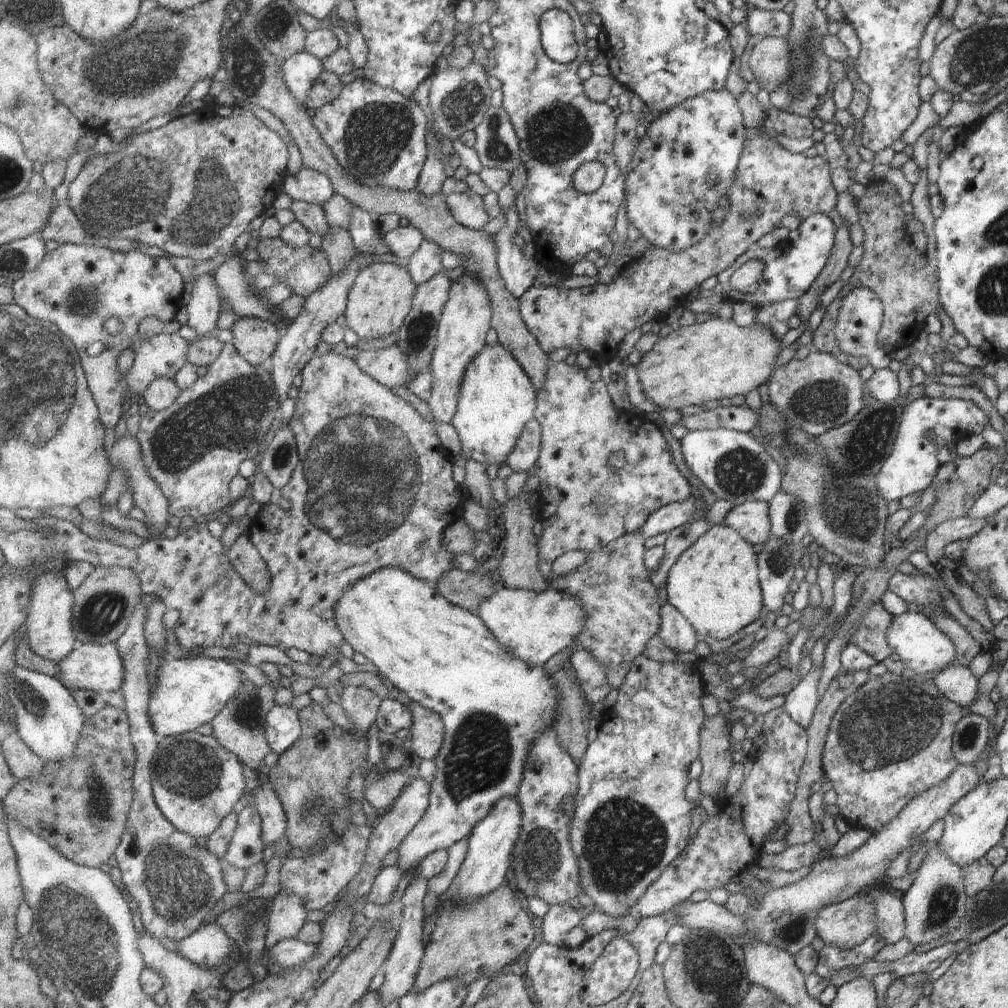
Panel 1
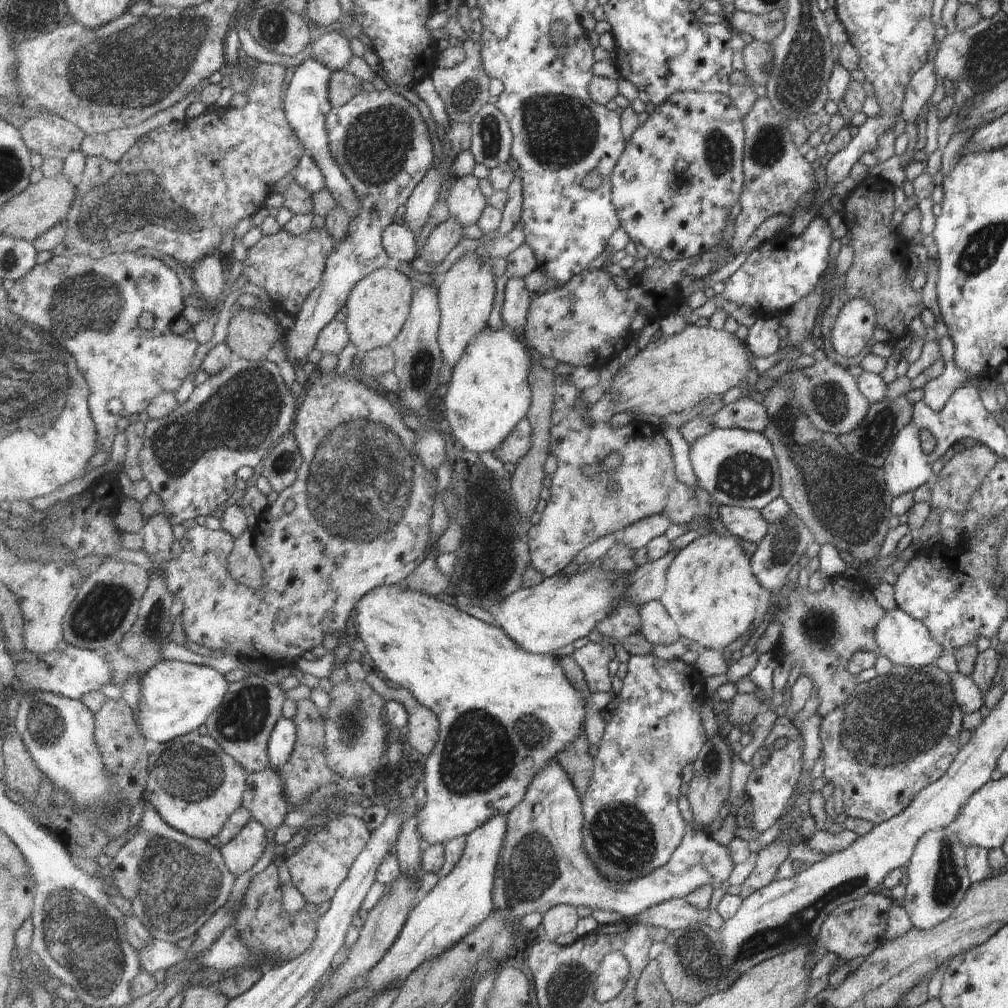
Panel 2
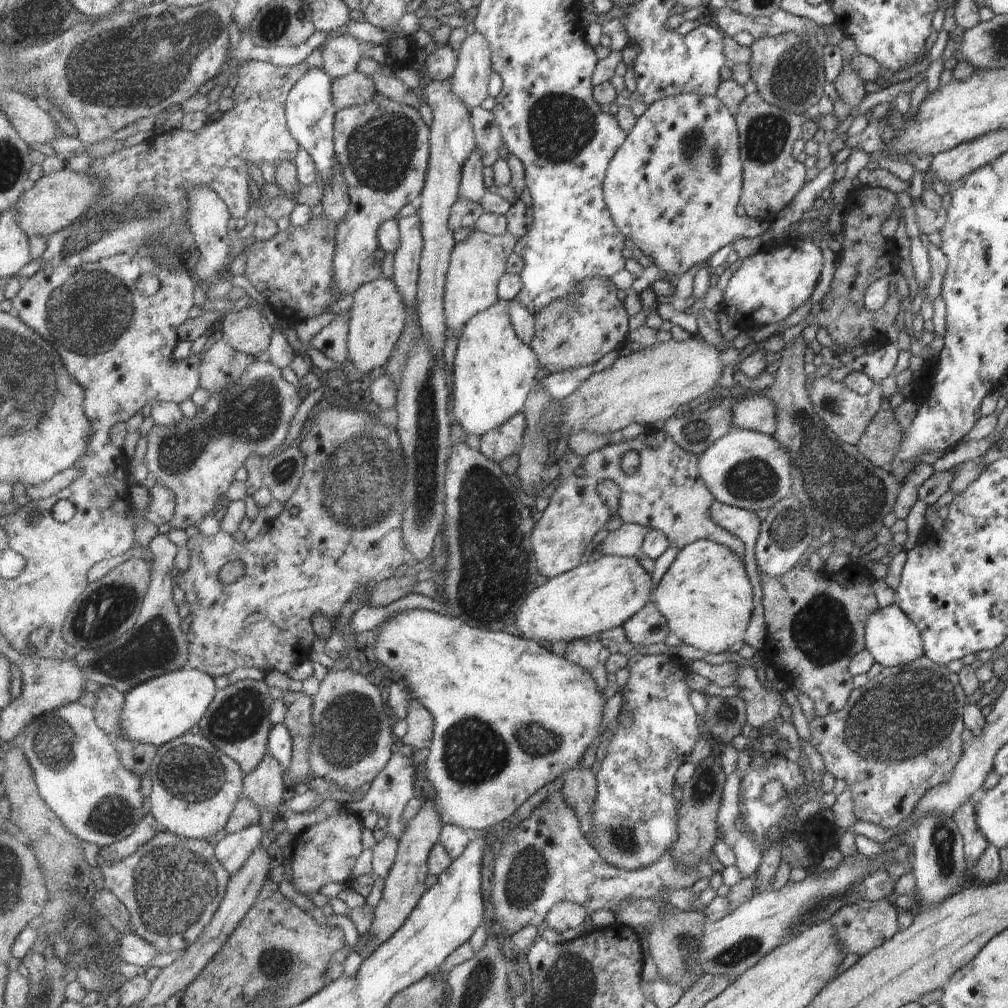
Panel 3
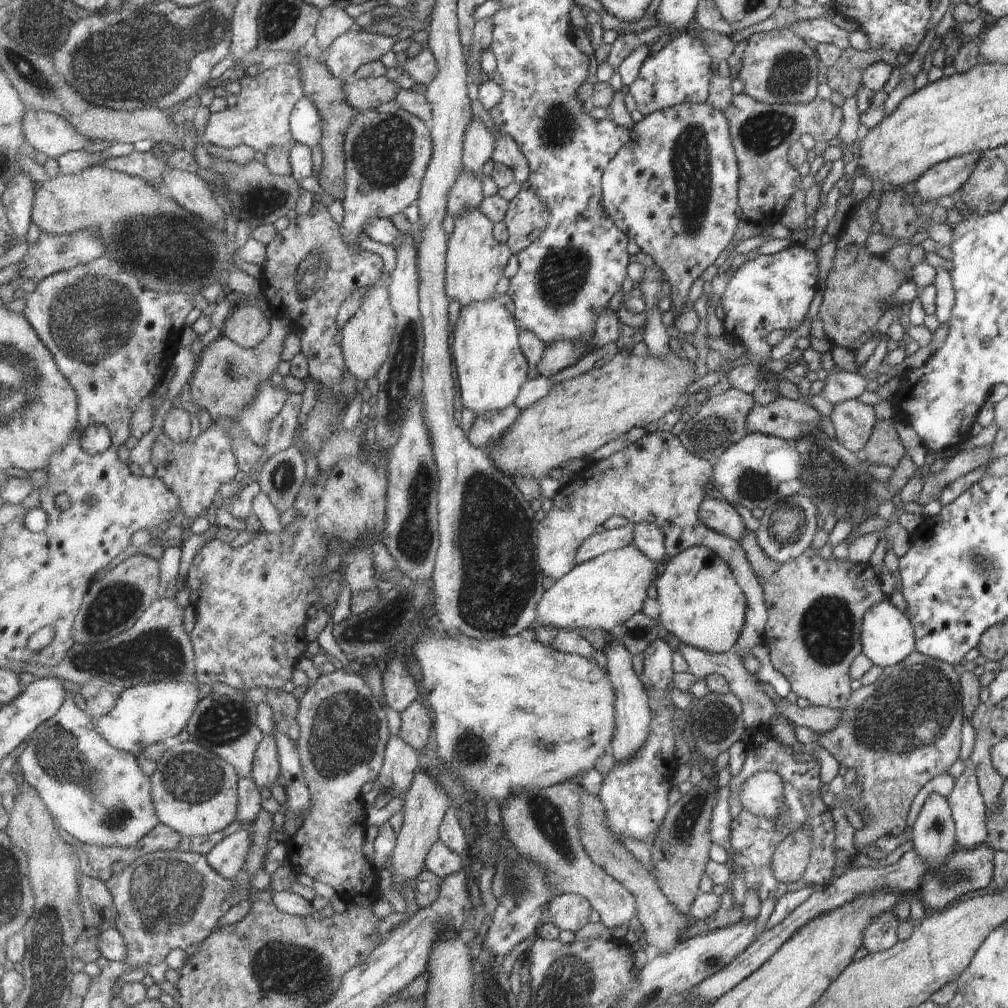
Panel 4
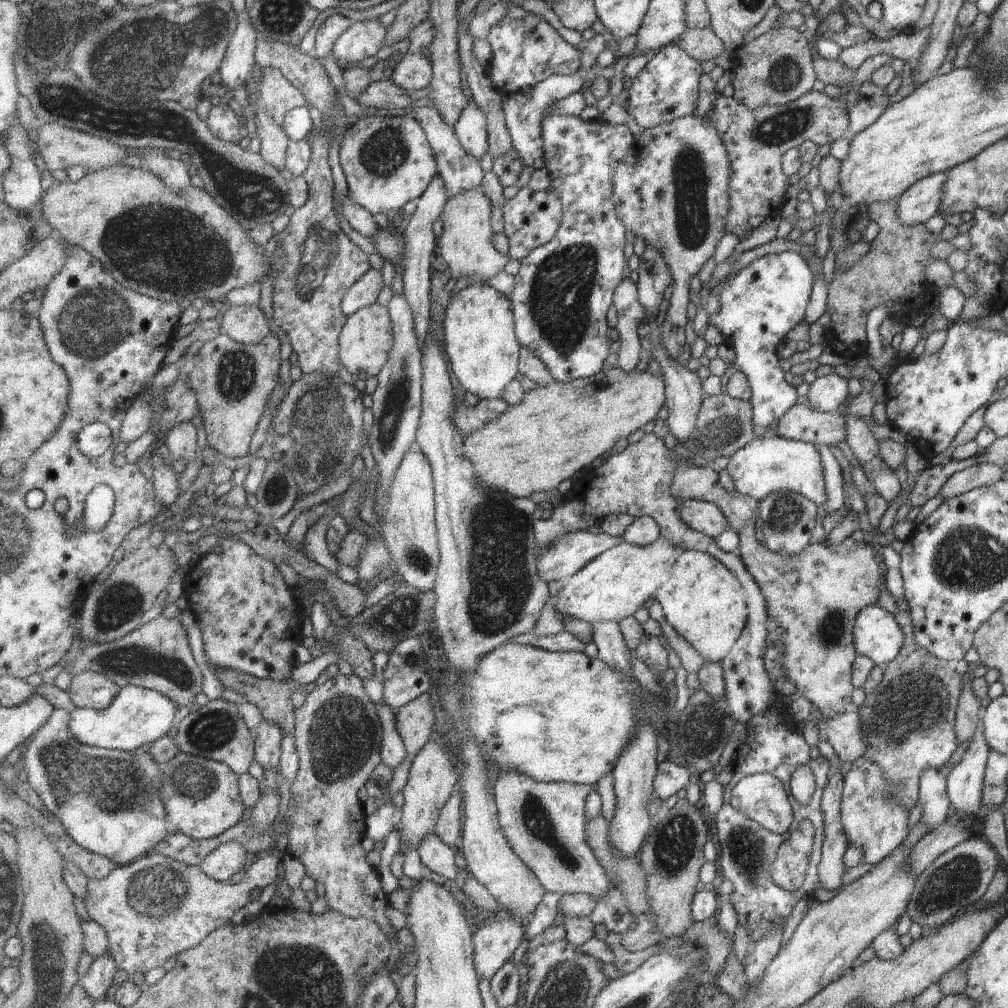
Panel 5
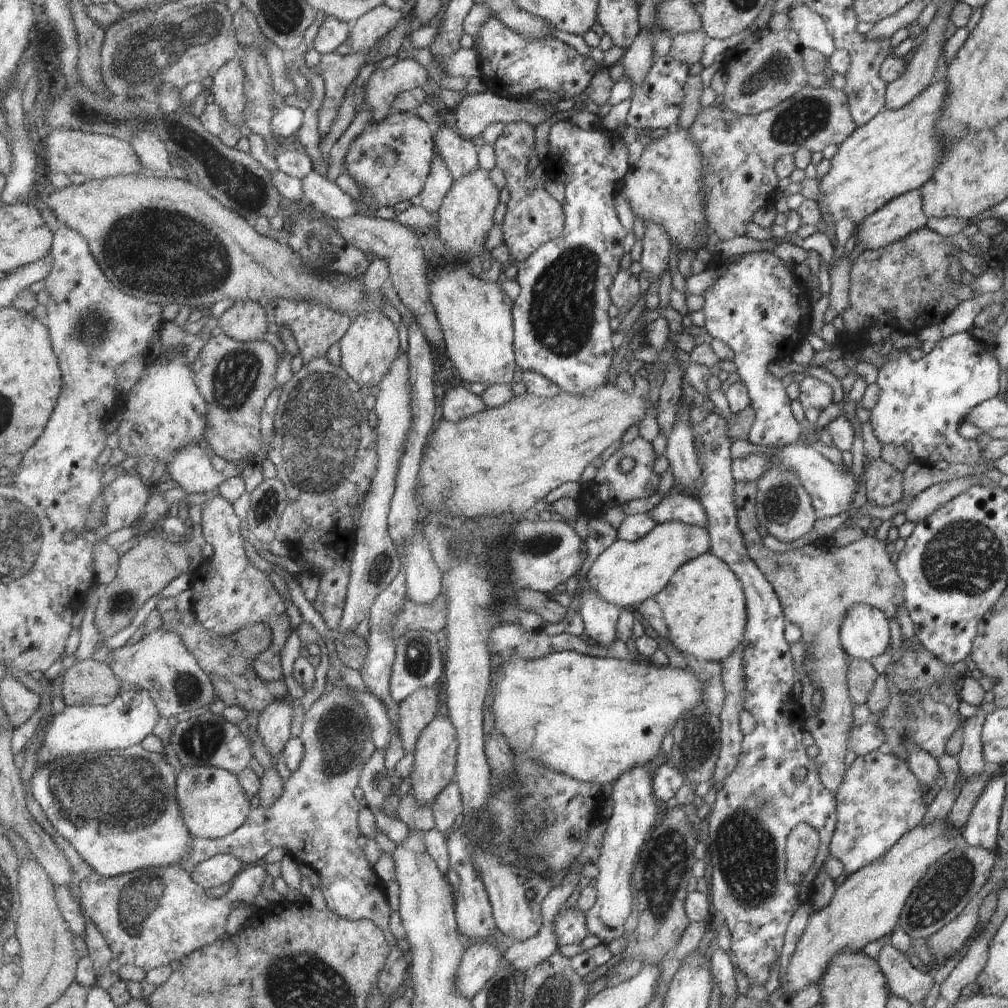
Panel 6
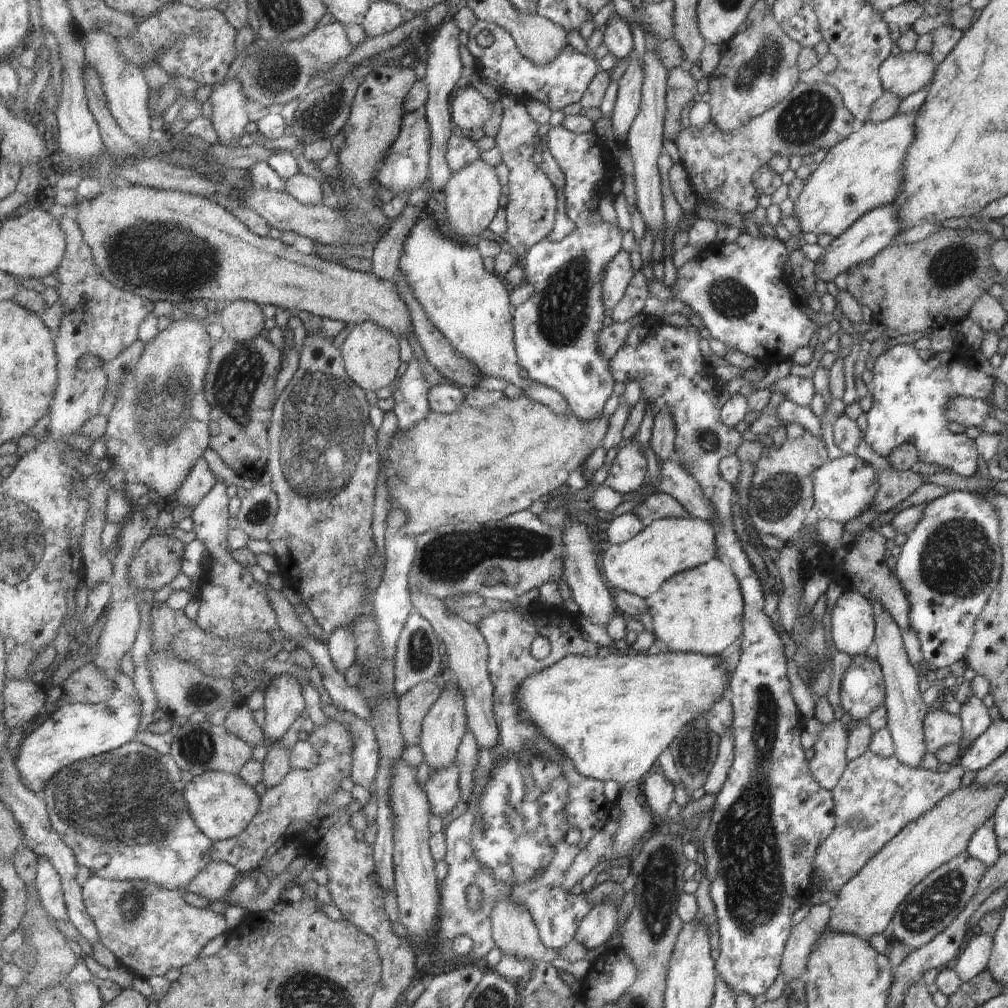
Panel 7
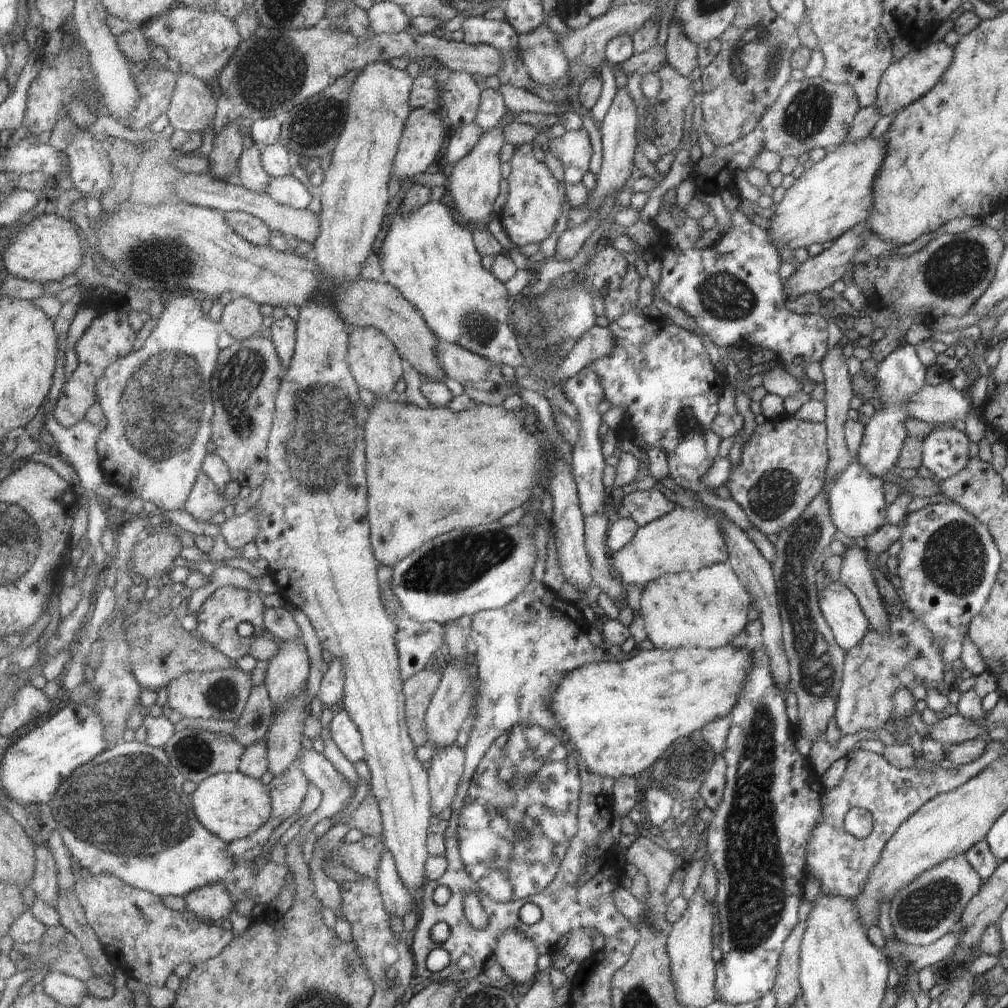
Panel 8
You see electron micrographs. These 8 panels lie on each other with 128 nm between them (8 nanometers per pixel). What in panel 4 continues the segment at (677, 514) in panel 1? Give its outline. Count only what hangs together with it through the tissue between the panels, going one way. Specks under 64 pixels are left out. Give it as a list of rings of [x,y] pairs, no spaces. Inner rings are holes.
[[[631,524],[592,534],[584,543],[581,543],[580,550],[576,552],[576,564],[583,564],[606,552],[628,546],[634,546],[634,530]]]

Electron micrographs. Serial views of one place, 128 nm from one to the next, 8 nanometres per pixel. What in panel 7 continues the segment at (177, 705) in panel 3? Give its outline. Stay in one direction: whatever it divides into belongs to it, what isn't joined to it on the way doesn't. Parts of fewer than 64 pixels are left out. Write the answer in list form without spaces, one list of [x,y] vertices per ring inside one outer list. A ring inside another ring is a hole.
[[[117,689],[107,702],[65,703],[19,745],[15,762],[23,784],[35,794],[40,793],[64,768],[133,741],[141,724],[143,708],[139,702]]]

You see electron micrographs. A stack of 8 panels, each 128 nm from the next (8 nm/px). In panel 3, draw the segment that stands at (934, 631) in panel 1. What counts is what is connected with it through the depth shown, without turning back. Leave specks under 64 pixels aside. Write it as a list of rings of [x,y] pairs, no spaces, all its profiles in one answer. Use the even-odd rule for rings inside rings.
[[[895,604],[878,608],[866,619],[864,642],[864,650],[867,650],[874,663],[879,664],[882,668],[911,664],[913,660],[923,656],[923,642],[919,630]]]

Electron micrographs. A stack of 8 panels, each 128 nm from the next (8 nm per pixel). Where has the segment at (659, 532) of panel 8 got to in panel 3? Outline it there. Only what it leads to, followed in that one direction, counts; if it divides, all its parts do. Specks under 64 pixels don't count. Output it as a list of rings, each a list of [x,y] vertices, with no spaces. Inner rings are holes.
[[[598,555],[589,561],[577,566],[570,572],[561,574],[556,578],[549,579],[547,583],[539,588],[535,588],[529,599],[515,616],[515,627],[521,632],[520,637],[523,640],[541,642],[543,640],[553,644],[557,641],[564,641],[567,644],[581,638],[589,638],[593,634],[601,635],[603,632],[611,631],[615,628],[624,627],[633,616],[637,615],[650,604],[653,590],[653,578],[651,573],[647,572],[637,557],[621,557],[615,555]]]

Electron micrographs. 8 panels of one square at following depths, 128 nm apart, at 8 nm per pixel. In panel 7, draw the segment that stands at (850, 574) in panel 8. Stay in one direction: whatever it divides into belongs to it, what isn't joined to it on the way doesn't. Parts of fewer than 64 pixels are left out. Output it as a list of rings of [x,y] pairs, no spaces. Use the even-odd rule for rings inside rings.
[[[869,602],[872,610],[872,617],[874,622],[873,642],[875,642],[875,659],[880,666],[880,671],[884,686],[884,709],[886,710],[886,729],[889,731],[892,743],[894,746],[894,755],[897,760],[906,764],[909,768],[916,769],[919,767],[919,762],[923,758],[926,749],[925,734],[922,732],[922,718],[926,715],[926,706],[919,694],[919,678],[915,675],[913,668],[909,665],[909,661],[903,649],[903,641],[901,640],[901,633],[899,627],[893,622],[893,619],[887,614],[887,611],[878,602]]]

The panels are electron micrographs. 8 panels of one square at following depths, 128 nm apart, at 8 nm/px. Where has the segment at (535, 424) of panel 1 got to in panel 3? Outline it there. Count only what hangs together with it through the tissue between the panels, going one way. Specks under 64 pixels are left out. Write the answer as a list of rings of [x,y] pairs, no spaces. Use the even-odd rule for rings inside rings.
[[[524,413],[509,420],[504,427],[497,428],[480,438],[480,452],[497,463],[511,454],[519,454],[528,431],[528,420]]]

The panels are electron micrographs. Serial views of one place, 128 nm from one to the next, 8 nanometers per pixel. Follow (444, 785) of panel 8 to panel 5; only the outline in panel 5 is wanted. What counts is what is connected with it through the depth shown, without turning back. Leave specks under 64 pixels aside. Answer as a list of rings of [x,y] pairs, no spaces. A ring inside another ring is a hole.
[[[461,789],[455,790],[452,798],[442,808],[439,822],[436,824],[437,836],[450,847],[455,848],[459,838],[462,837],[464,828],[461,828],[461,801],[463,800],[463,793]]]

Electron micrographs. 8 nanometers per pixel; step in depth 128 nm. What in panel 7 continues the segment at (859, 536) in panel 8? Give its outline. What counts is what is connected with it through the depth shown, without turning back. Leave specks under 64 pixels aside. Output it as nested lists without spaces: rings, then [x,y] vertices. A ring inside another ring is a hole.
[[[854,455],[828,459],[827,462],[814,469],[811,478],[813,502],[810,508],[810,518],[815,521],[833,520],[833,522],[845,524],[848,520],[853,520],[862,511],[870,508],[878,489],[874,469]]]

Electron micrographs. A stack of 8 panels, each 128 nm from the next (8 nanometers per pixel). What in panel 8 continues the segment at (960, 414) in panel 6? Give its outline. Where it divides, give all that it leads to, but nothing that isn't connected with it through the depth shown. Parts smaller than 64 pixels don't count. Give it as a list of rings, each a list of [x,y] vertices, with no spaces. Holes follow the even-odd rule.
[[[911,345],[895,347],[878,363],[877,371],[873,372],[873,380],[880,392],[883,409],[875,411],[869,422],[864,425],[862,439],[853,456],[853,462],[859,463],[871,476],[880,478],[895,466],[902,441],[907,437],[903,428],[903,421],[907,419],[906,412],[902,409],[904,400],[908,399],[908,396],[916,395],[916,392],[926,384],[923,382],[925,369]],[[935,429],[922,437],[920,464],[935,480],[948,479],[965,466],[969,441],[964,432]]]

